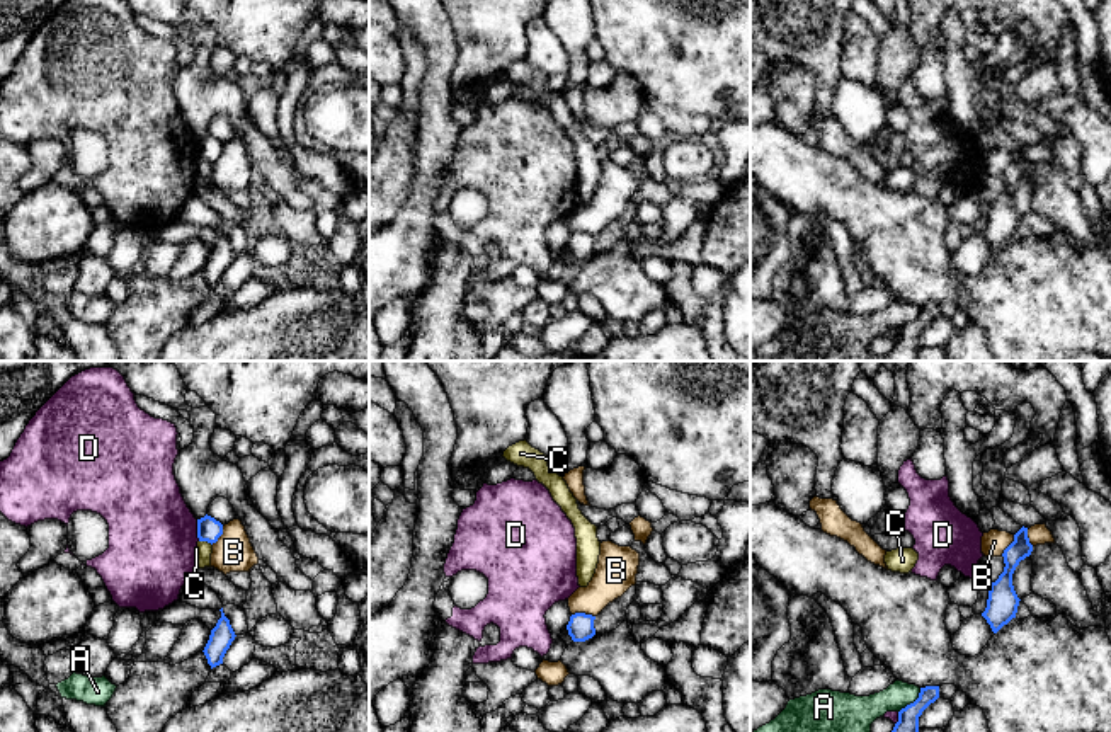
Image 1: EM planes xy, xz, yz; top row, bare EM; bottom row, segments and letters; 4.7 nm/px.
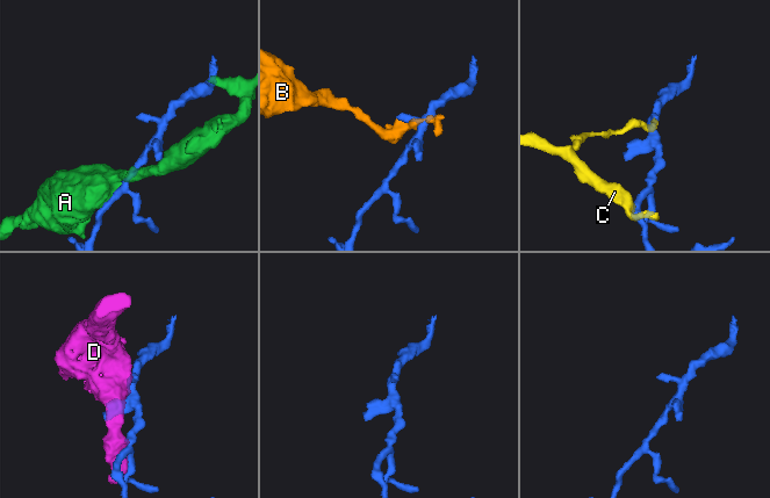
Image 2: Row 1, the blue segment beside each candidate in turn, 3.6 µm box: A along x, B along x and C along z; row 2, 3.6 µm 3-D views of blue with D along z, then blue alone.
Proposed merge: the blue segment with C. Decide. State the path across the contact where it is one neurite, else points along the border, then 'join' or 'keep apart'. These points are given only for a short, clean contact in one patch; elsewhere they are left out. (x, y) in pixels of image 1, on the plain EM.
along xy (199, 159), (206, 159), (211, 164) | keep apart

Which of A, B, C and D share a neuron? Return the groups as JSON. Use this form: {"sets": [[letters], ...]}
{"sets": [["A"], ["B"], ["C"], ["D"]]}

